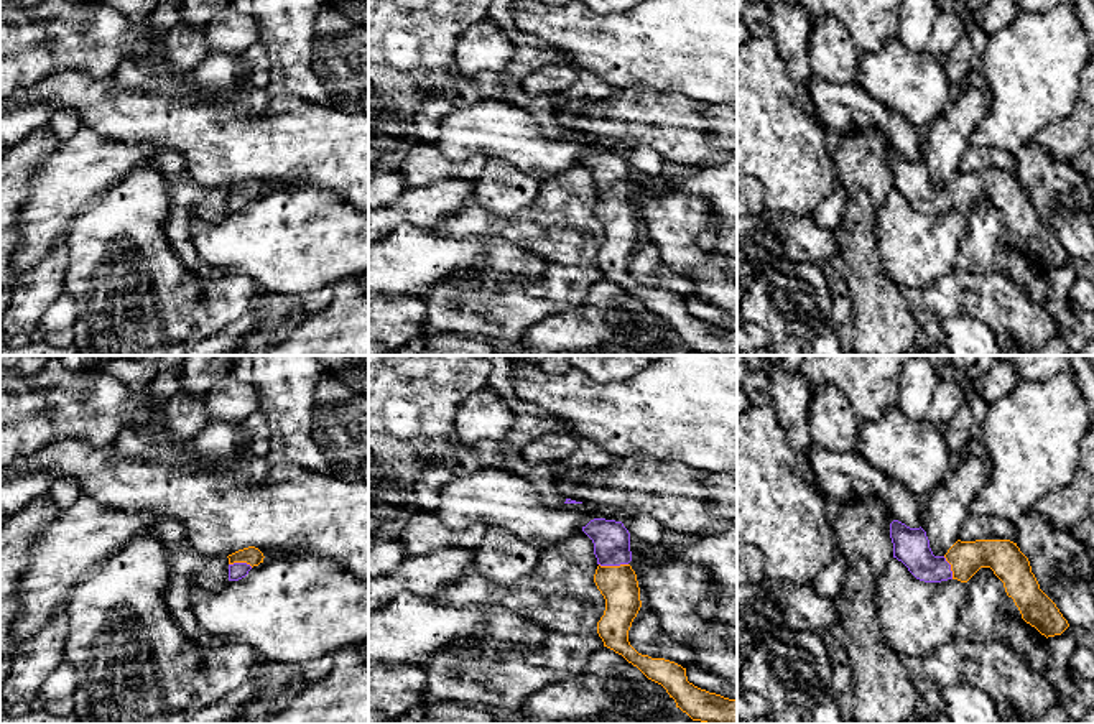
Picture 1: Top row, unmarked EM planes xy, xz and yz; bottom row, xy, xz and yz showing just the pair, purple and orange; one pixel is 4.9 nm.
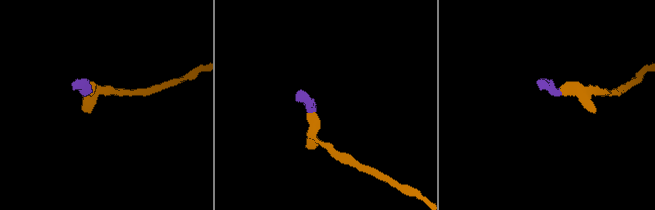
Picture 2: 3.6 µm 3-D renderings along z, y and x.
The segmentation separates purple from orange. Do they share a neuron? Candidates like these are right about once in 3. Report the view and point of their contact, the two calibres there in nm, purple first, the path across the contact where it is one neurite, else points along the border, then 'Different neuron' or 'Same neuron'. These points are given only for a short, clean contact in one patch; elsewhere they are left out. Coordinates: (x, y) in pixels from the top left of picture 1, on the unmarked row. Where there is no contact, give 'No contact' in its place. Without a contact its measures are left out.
Touches purple at xz (614, 196). Thickness 180 nm (purple) against 190 nm. Path across: xz (611, 170), (614, 196), (614, 209), (619, 218). Same neuron

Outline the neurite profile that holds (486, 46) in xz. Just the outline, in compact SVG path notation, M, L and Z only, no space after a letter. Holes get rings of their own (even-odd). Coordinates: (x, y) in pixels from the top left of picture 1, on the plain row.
M492 16L471 26L456 44L456 64L466 76L482 71L508 74L515 46Z

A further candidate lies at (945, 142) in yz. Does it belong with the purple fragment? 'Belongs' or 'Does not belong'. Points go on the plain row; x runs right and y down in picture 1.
Does not belong

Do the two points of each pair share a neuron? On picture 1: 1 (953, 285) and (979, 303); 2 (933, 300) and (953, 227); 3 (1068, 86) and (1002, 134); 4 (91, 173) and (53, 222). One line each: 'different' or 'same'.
1: same
2: different
3: same
4: same

